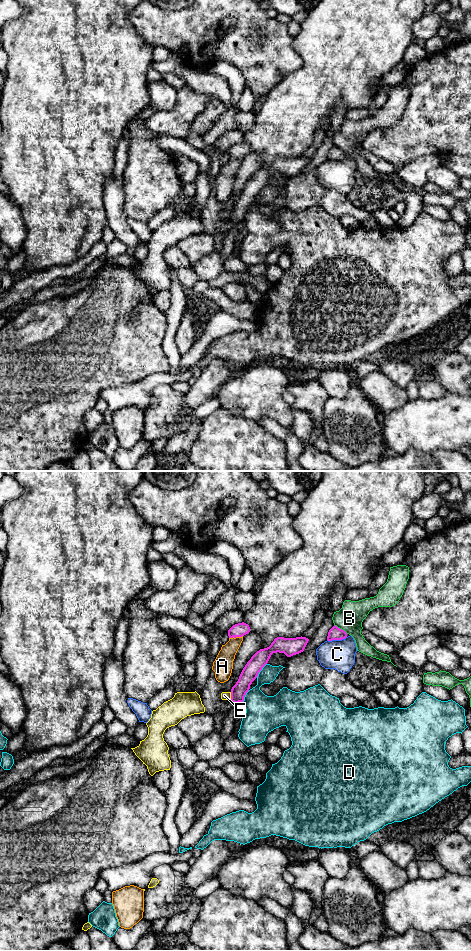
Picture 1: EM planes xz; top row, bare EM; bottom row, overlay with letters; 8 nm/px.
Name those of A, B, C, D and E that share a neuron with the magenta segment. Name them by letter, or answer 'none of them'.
none of them

